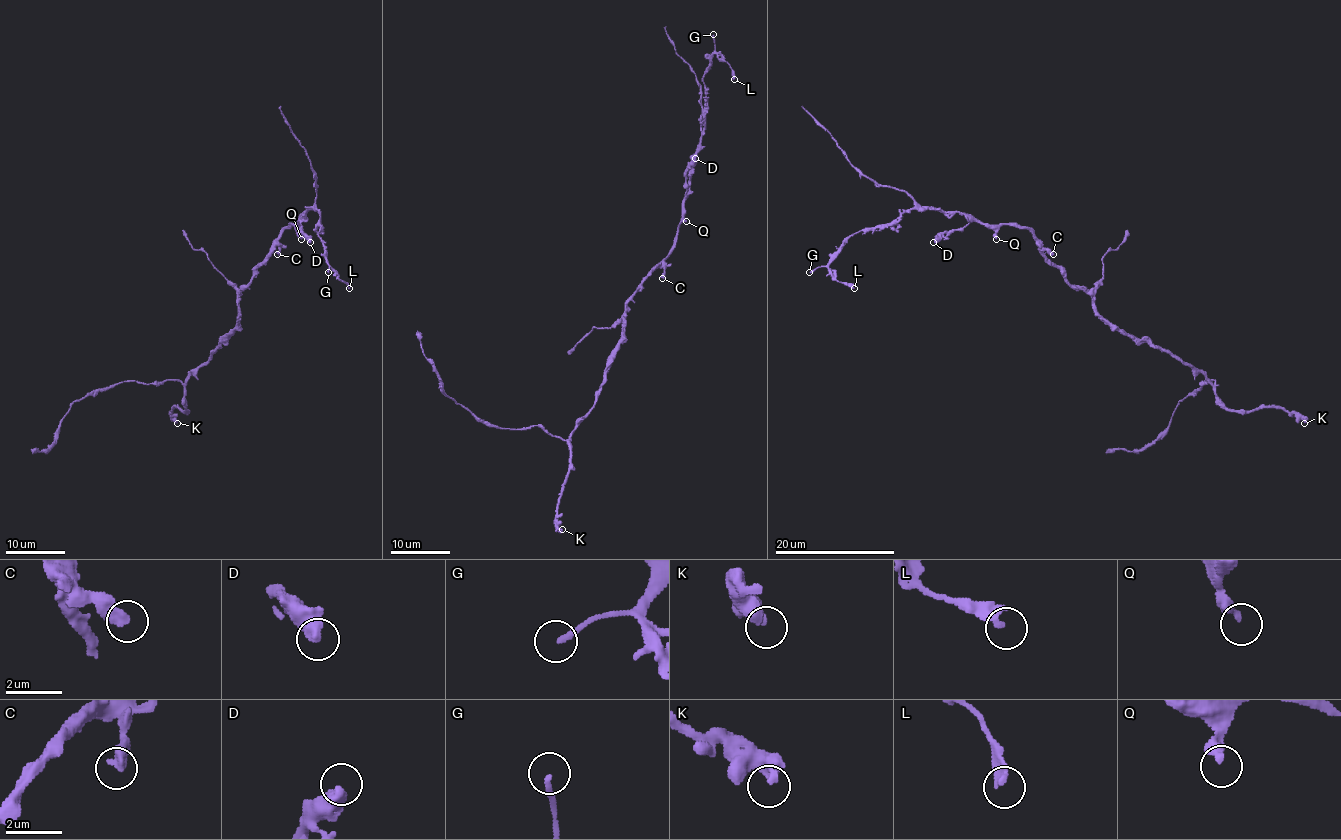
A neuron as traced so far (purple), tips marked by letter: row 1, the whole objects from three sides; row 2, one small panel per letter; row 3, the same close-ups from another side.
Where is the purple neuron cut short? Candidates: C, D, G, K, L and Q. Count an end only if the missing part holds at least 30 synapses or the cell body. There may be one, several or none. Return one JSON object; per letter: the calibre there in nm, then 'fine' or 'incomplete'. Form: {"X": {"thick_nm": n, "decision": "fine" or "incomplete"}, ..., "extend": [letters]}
{"C": {"thick_nm": 360, "decision": "fine"}, "D": {"thick_nm": 500, "decision": "fine"}, "G": {"thick_nm": 190, "decision": "incomplete"}, "K": {"thick_nm": 240, "decision": "fine"}, "L": {"thick_nm": 240, "decision": "fine"}, "Q": {"thick_nm": 340, "decision": "fine"}, "extend": ["G"]}

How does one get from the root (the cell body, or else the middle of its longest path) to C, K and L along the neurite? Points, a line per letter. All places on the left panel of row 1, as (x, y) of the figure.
C: (237, 305), (237, 296), (252, 280), (254, 269), (274, 247), (279, 250), (277, 254)
K: (237, 305), (237, 324), (188, 378), (185, 410), (171, 410), (177, 423)
L: (237, 305), (240, 290), (273, 241), (309, 209), (319, 212), (318, 236), (325, 260), (349, 288)

